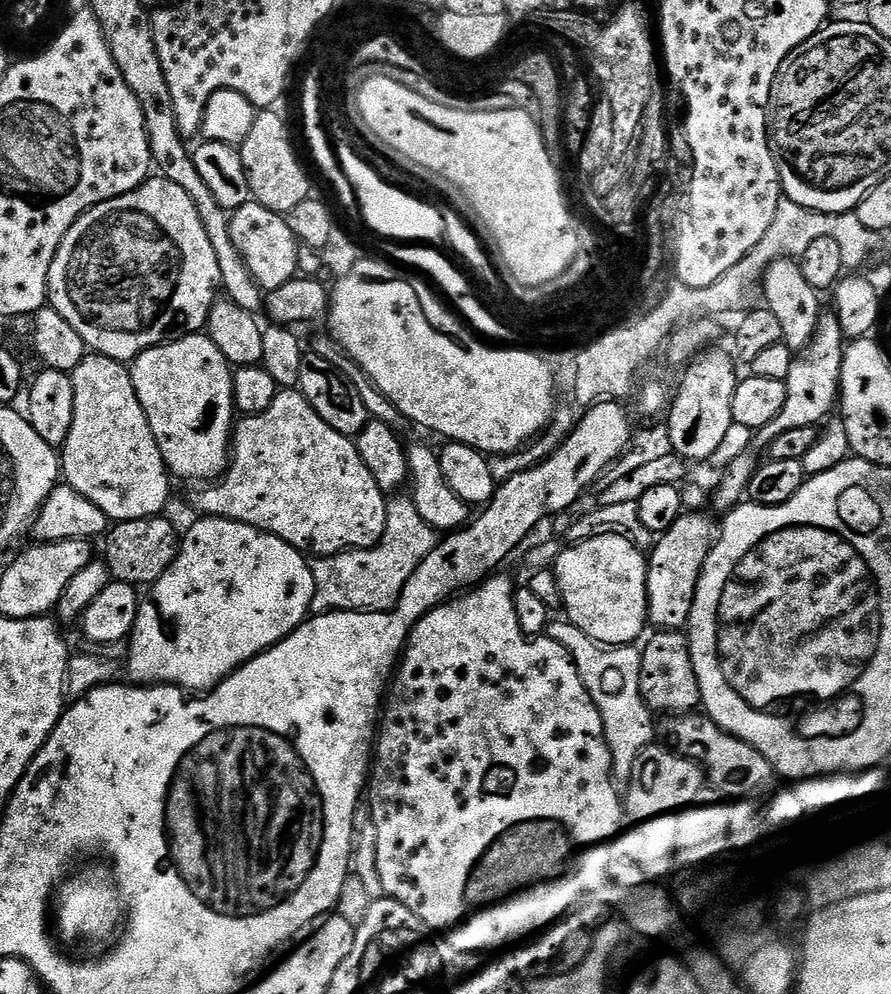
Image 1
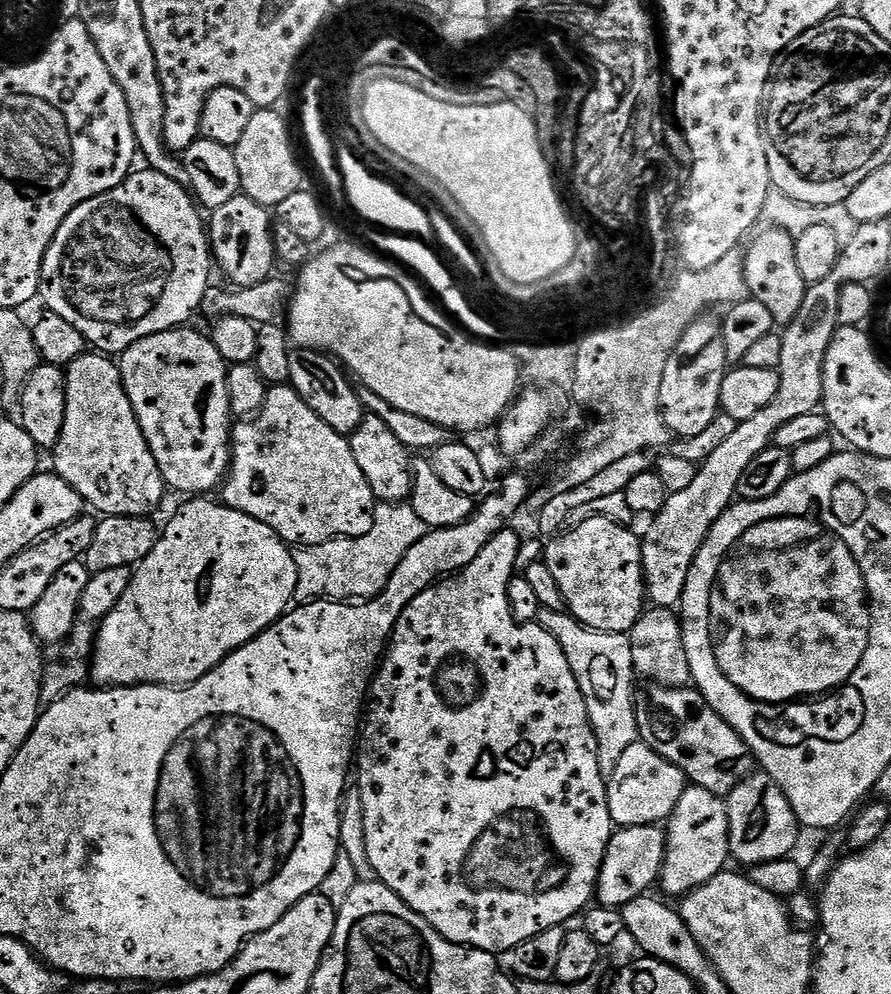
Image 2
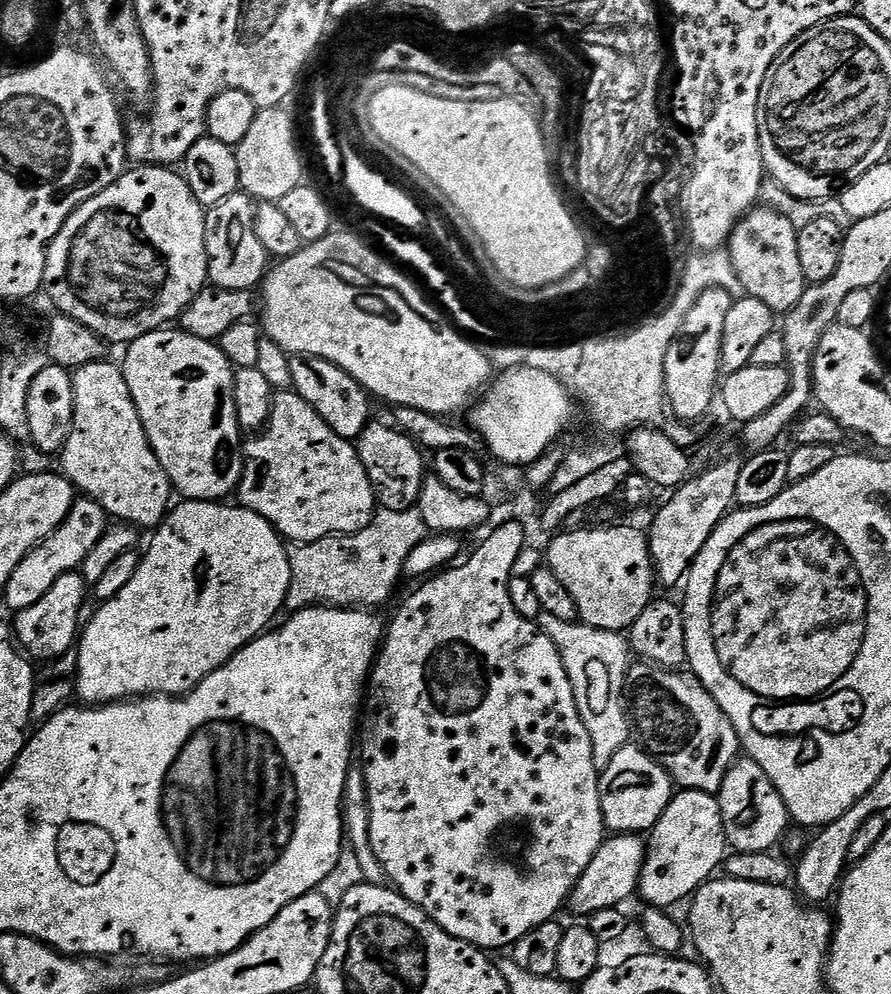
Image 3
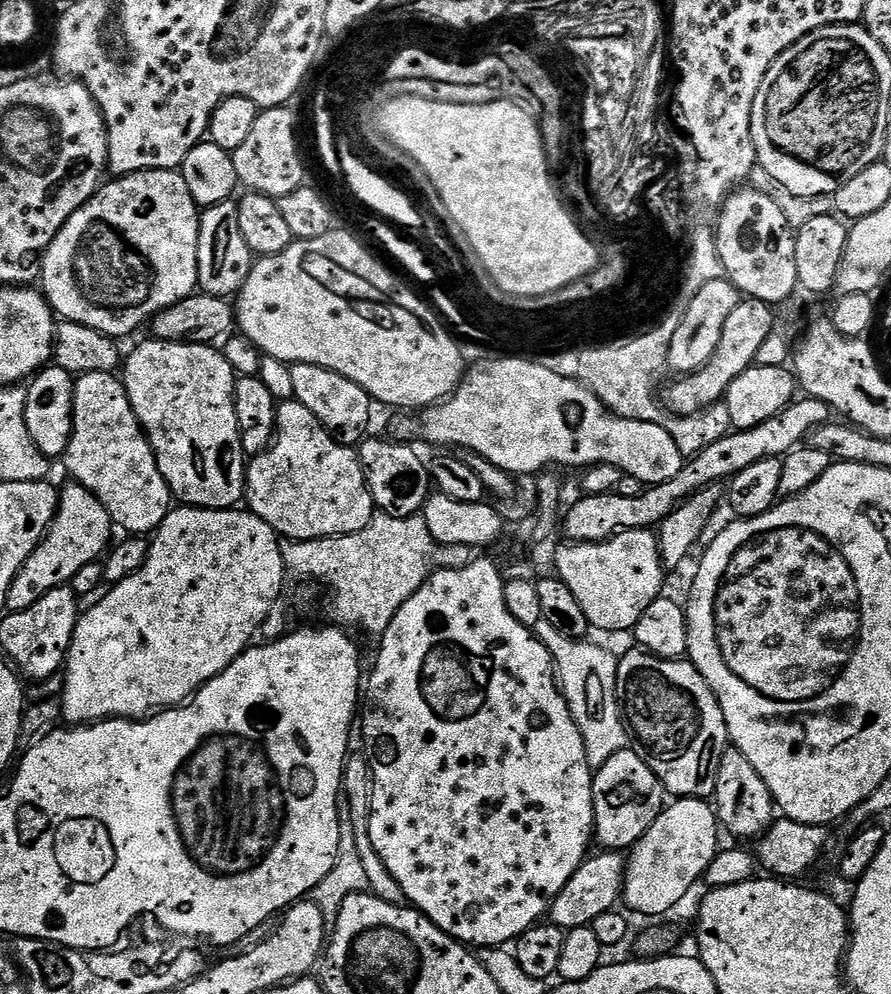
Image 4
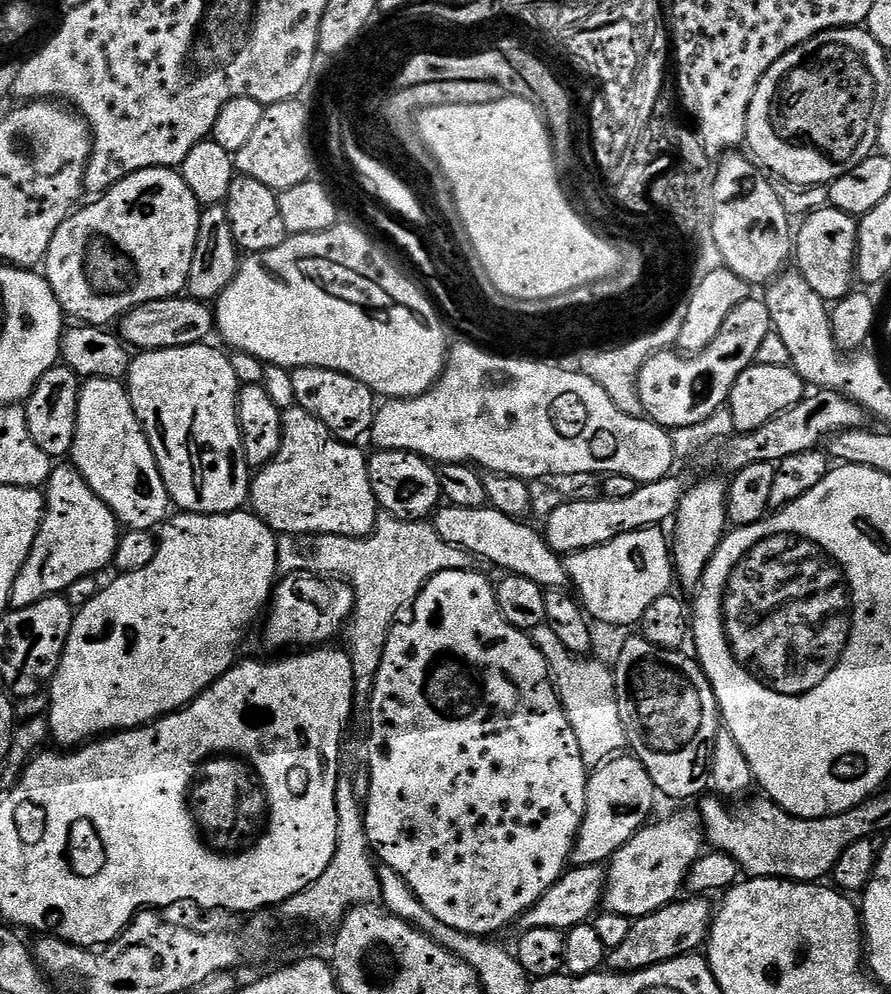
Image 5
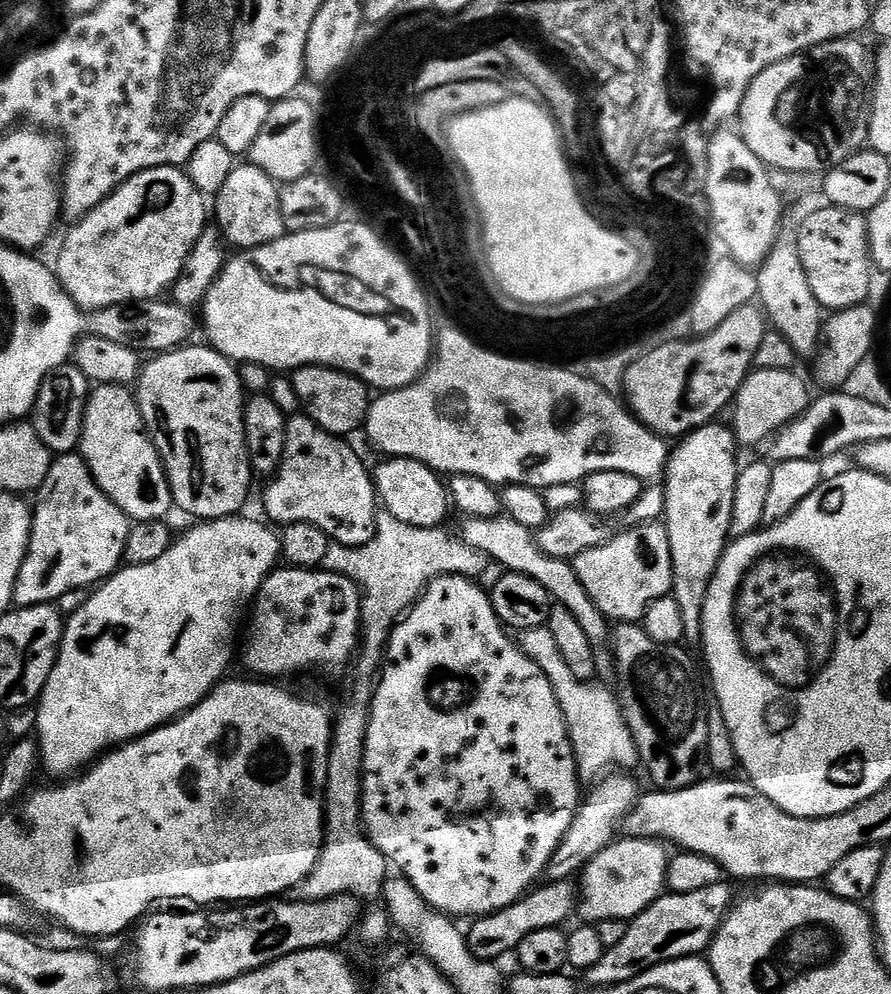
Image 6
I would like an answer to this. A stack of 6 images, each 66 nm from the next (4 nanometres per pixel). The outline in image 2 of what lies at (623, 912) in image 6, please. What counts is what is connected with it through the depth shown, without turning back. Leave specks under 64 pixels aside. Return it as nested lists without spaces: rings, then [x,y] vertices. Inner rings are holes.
[[[695,786],[685,787],[678,806],[674,806],[672,815],[666,821],[666,839],[664,842],[664,866],[660,870],[659,887],[664,887],[675,898],[683,898],[698,886],[713,880],[719,872],[725,871],[729,863],[728,850],[728,805],[721,797],[710,794]]]

